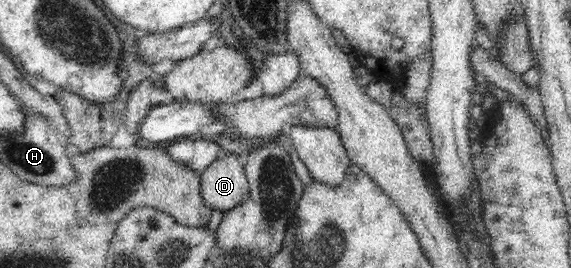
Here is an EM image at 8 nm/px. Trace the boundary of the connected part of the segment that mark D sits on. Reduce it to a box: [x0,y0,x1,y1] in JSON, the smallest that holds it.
[201,153,250,212]

